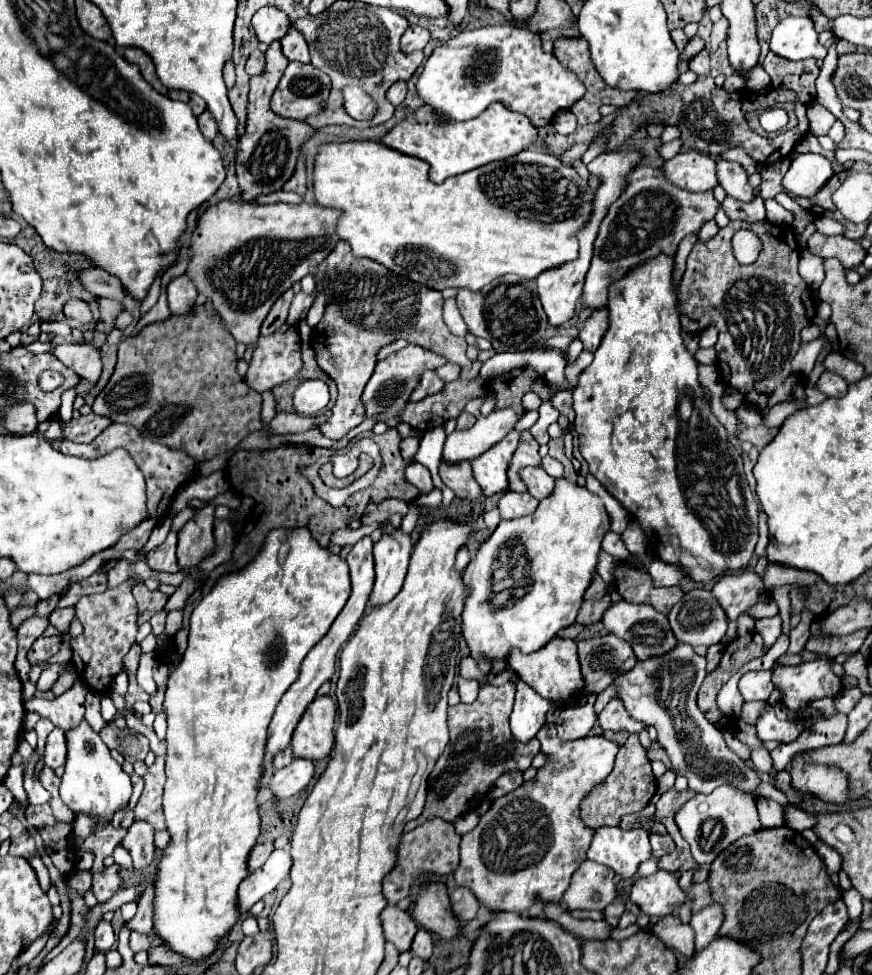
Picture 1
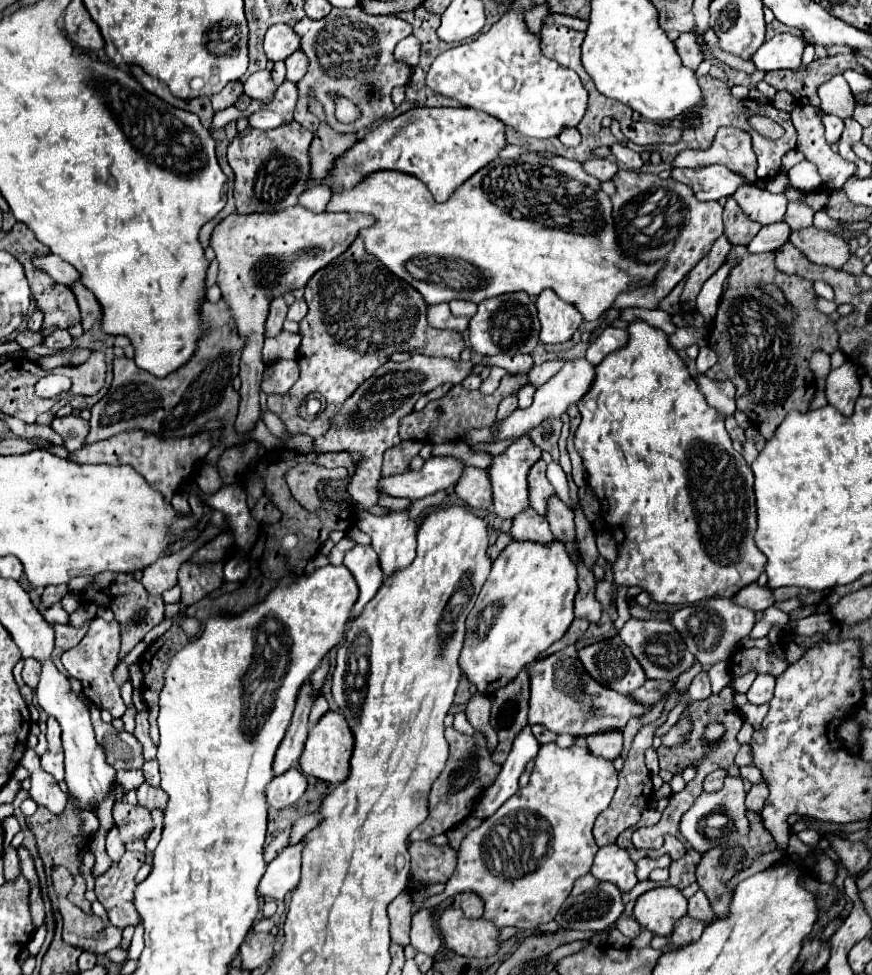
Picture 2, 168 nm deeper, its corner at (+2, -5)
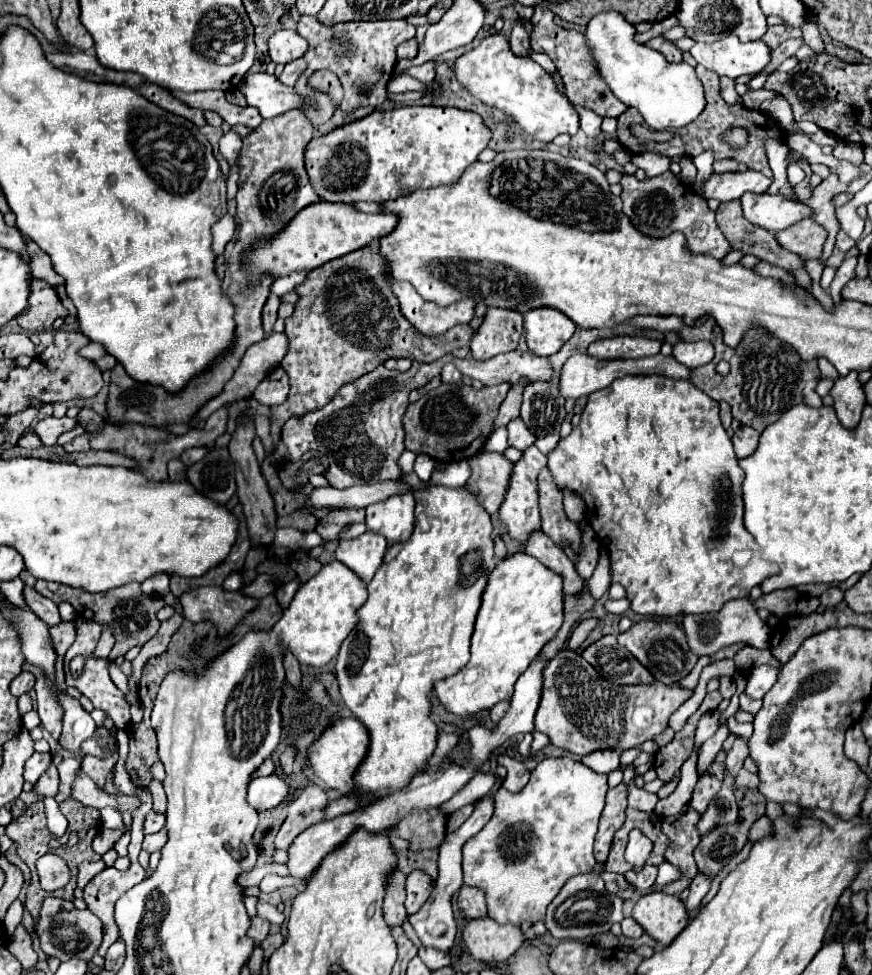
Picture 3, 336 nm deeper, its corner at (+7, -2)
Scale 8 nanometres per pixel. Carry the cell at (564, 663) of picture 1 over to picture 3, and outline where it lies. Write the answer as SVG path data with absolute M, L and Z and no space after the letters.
M564 648L544 668L544 686L534 716L534 728L544 732L554 746L570 750L576 756L598 748L626 750L660 734L668 726L670 714L690 696L692 690L682 690L676 684L614 686L602 680L578 652Z

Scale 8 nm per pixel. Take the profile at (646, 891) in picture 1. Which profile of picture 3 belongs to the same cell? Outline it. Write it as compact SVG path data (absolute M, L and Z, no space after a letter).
M660 890L644 894L636 902L632 918L646 930L646 934L664 946L668 946L688 924L688 912L682 900Z

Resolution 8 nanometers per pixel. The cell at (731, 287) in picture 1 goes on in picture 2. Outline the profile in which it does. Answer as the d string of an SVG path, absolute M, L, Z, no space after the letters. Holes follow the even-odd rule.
M733 247L729 259L739 259L739 265L729 275L727 291L709 329L711 347L719 355L719 363L707 371L707 377L731 381L737 387L737 411L745 413L765 439L771 439L789 411L809 411L815 395L809 357L815 351L831 355L839 349L839 331L829 315L815 307L813 283L799 275L781 273L775 267L773 253L753 255L747 247ZM759 283L775 283L791 301L795 313L767 297L757 287Z

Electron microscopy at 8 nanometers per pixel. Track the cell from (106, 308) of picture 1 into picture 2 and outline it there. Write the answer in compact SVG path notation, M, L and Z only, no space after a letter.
M73 283L71 291L75 293L75 299L79 303L81 309L81 325L85 331L89 331L101 317L101 305L99 301L95 301L95 295L91 295L81 283Z

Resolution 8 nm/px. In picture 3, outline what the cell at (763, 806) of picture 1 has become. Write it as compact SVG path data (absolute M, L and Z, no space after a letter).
M742 768L742 770L738 772L738 776L736 776L736 786L756 790L756 788L758 788L758 776L756 776L756 774L750 774L748 770Z

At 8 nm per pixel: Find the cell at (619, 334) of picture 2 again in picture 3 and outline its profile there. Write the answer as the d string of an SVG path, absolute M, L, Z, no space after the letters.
M614 336L602 338L588 346L588 354L602 360L618 360L618 358L644 358L656 356L660 352L662 342L644 338L644 336Z

